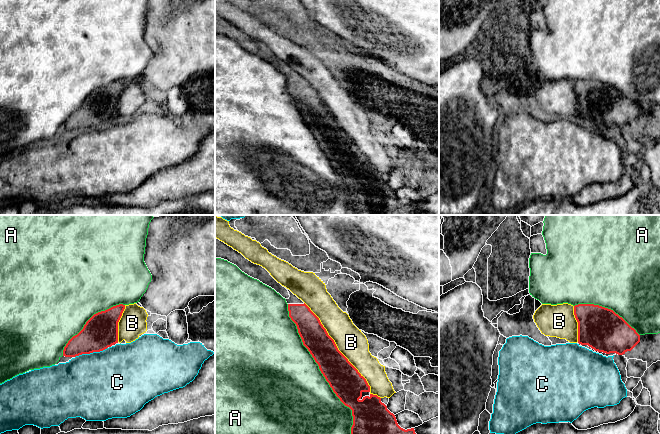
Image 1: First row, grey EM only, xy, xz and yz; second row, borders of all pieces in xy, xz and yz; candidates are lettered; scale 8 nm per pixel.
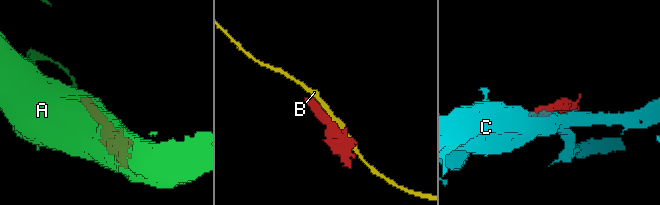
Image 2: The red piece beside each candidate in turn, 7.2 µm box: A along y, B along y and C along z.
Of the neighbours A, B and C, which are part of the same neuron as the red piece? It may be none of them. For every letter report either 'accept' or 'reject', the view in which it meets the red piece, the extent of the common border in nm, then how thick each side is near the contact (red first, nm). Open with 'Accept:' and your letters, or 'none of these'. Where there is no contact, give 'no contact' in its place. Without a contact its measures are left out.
Accept: none of these
A: reject; meets red in xz; contact 1150 nm long; 260 nm thick on the red side, 500 nm on the other
B: reject; meets red in xz; contact 900 nm long; 240 nm thick on the red side, 240 nm on the other
C: reject; meets red in xy; contact 280 nm long; 280 nm thick on the red side, 500 nm on the other

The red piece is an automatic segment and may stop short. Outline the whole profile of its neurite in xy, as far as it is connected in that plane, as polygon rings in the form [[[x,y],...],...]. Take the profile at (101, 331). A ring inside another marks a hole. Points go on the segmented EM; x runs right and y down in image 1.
[[[119,304],[94,314],[83,329],[68,341],[63,356],[100,352],[118,343],[118,322],[124,309],[125,305]]]

